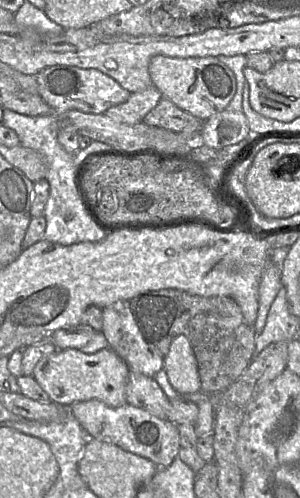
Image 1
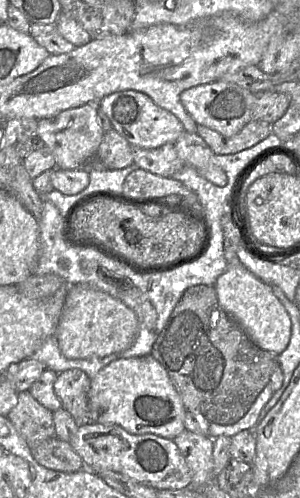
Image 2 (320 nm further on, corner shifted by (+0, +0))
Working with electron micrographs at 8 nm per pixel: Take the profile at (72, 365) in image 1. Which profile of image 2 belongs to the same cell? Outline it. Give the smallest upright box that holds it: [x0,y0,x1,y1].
[88,355,186,440]

